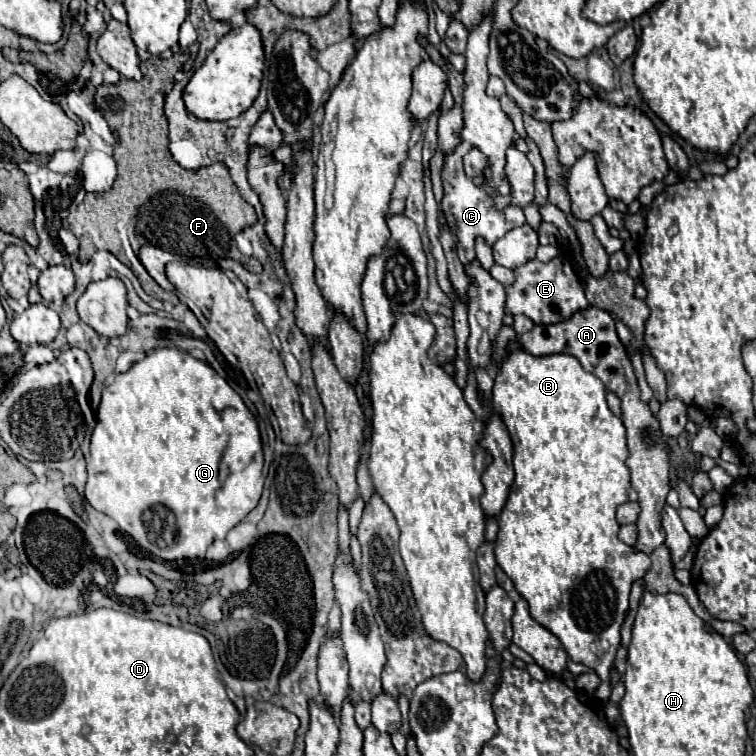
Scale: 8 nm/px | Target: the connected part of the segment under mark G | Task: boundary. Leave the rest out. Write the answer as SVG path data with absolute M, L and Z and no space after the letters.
M154 349L142 361L134 363L126 373L116 373L108 379L102 391L100 407L96 411L97 424L91 436L90 457L86 459L88 478L84 497L100 513L112 517L119 530L128 533L140 547L160 557L162 561L176 559L202 559L206 549L216 539L226 539L226 533L238 525L260 501L264 476L262 474L264 456L260 431L254 415L244 405L240 395L206 363L194 359L190 353L180 349Z

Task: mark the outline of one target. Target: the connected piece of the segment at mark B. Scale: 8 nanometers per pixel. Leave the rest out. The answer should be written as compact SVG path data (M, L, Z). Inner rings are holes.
M518 349L518 351L512 351L496 379L494 379L494 387L492 387L492 407L496 413L502 415L508 431L510 431L510 437L512 437L512 443L514 443L514 471L516 471L516 479L510 487L510 495L508 495L508 501L498 517L498 523L500 523L500 531L498 531L498 539L496 539L496 563L504 569L504 573L512 579L516 591L528 601L530 605L530 615L542 625L546 627L548 631L552 631L564 645L566 653L570 655L572 661L576 663L582 663L582 665L588 665L592 667L600 679L602 679L602 687L598 687L598 695L608 695L610 693L610 683L608 683L608 673L610 673L610 667L614 663L614 657L616 657L616 651L618 651L618 645L620 645L620 627L622 627L622 621L624 621L624 615L628 611L628 593L630 593L630 587L632 583L642 577L646 573L646 569L650 569L650 557L626 543L622 543L618 539L618 521L616 521L616 509L618 505L626 503L628 501L628 487L630 487L630 471L626 467L626 457L628 457L628 449L626 449L626 429L624 429L624 423L620 417L614 417L612 411L608 409L608 403L606 403L606 389L602 385L602 381L594 375L594 373L588 373L582 369L580 361L572 355L550 355L550 357L532 357L530 353Z

